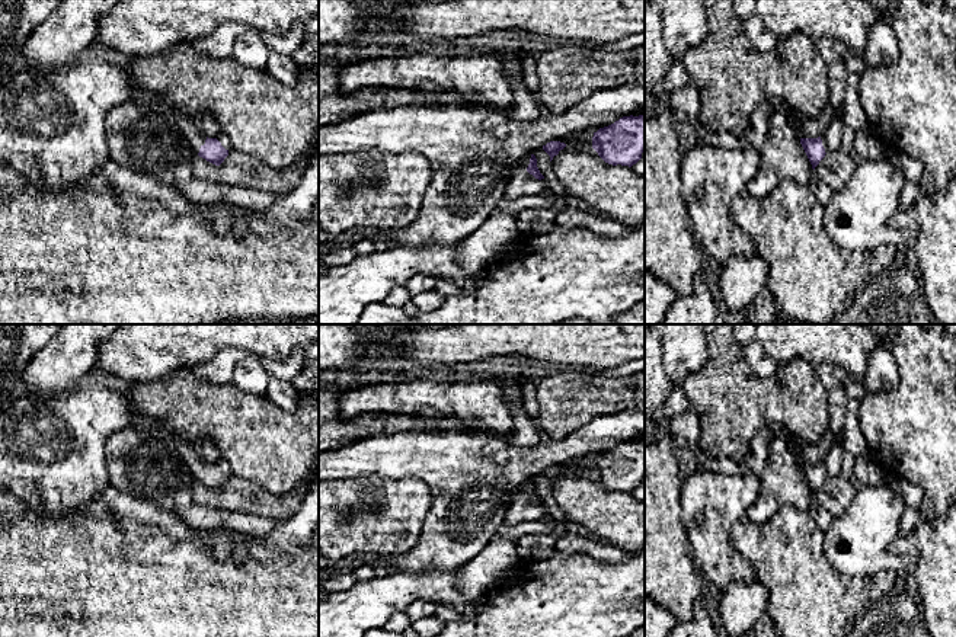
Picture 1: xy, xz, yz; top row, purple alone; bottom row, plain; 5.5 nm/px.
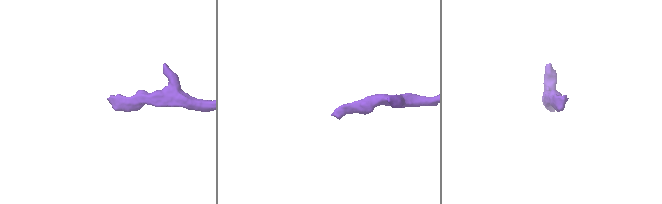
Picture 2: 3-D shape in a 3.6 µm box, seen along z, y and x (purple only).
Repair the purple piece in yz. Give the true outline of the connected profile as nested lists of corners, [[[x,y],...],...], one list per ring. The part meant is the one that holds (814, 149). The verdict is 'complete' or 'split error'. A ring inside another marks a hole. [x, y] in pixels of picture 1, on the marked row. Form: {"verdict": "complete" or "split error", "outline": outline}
{"verdict": "split error", "outline": [[[837,118],[829,124],[822,137],[800,138],[800,144],[813,170],[828,153],[841,148],[844,128],[845,128],[844,119]]]}

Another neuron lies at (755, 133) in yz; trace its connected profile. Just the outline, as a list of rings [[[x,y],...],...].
[[[768,99],[760,103],[752,112],[748,125],[739,138],[751,148],[761,151],[762,144],[768,135],[768,121],[773,112],[786,111],[784,103],[780,99]]]

